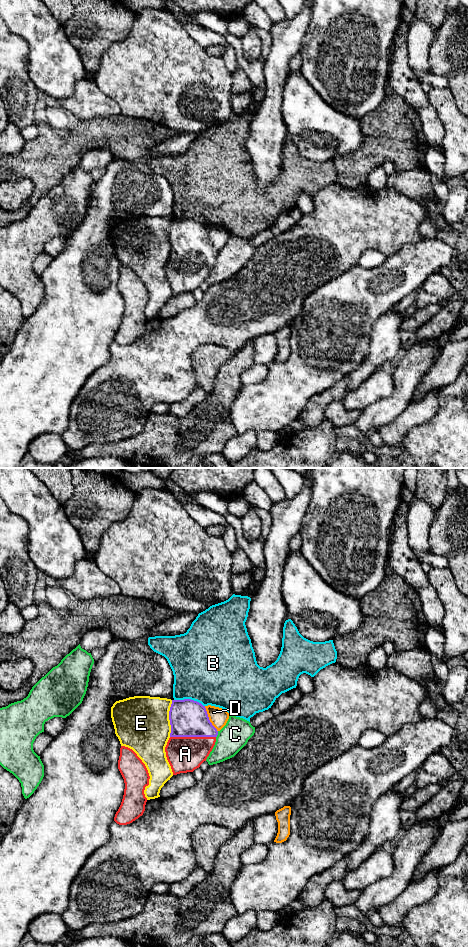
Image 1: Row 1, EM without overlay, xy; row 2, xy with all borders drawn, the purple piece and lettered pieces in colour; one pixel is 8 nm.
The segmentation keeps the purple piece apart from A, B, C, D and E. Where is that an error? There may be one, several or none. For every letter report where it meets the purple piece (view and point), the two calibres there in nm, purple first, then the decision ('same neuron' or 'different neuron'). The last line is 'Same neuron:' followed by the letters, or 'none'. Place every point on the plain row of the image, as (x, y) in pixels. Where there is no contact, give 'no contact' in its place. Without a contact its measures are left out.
A: meets purple in xy at (193, 256); 300 nm thick on the purple side, 280 nm on the other; same neuron
B: meets purple in xy at (189, 219); 300 nm thick on the purple side, 480 nm on the other; different neuron
C: meets purple in xy at (217, 254); 280 nm thick on the purple side, 220 nm on the other; different neuron
D: meets purple in xy at (208, 239); 300 nm thick on the purple side, 150 nm on the other; different neuron
E: meets purple in xy at (169, 238); 300 nm thick on the purple side, 440 nm on the other; different neuron
Same neuron: A

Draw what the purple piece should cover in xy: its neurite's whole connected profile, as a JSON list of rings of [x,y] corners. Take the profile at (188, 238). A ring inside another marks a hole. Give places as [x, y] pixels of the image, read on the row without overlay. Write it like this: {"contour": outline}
{"contour": [[[191,219],[172,220],[169,240],[171,253],[165,272],[173,295],[193,292],[206,281],[215,265],[218,251],[210,242],[205,226]]]}

